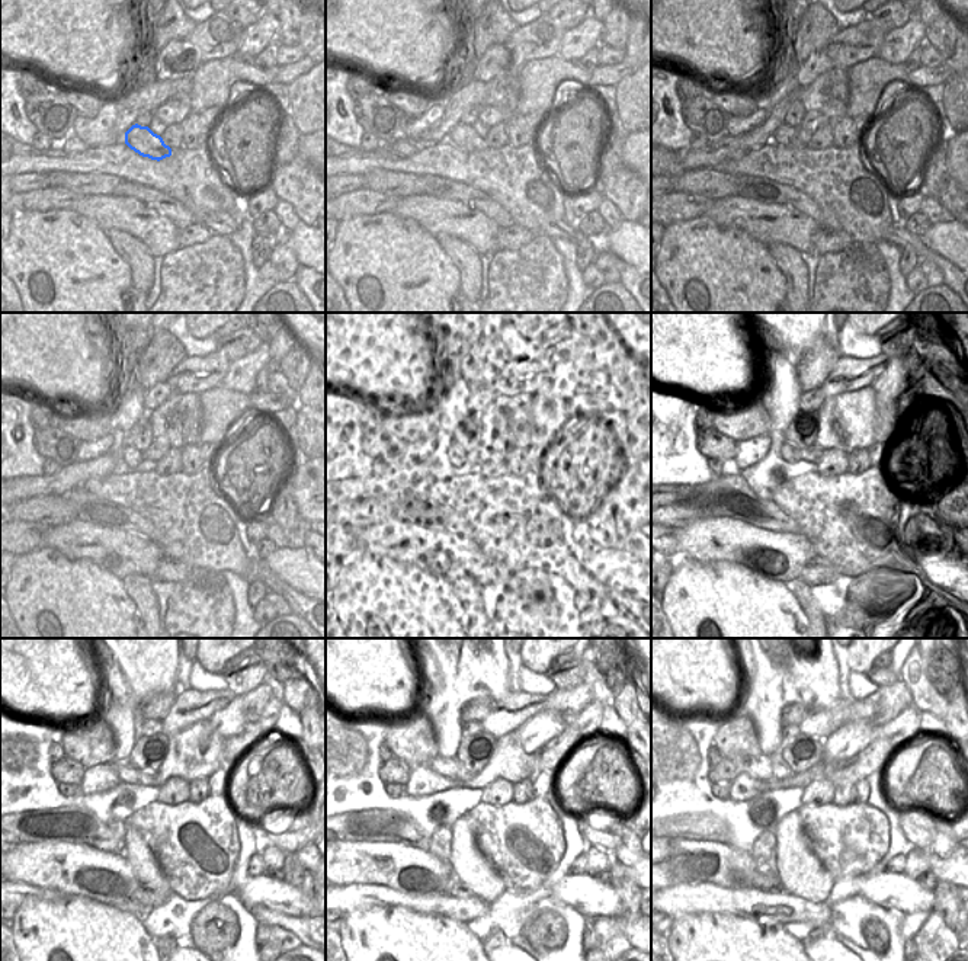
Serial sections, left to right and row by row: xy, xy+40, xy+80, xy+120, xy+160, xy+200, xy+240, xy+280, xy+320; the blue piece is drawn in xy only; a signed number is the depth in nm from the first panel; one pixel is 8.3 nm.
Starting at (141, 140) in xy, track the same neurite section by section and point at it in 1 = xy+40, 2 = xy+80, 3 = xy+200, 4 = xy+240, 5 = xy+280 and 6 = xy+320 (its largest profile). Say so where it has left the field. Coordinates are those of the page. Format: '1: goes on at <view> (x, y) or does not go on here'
1: goes on at xy+40 (464, 137)
2: goes on at xy+80 (787, 135)
3: goes on at xy+200 (787, 449)
4: goes on at xy+240 (128, 774)
5: goes on at xy+280 (446, 768)
6: goes on at xy+320 (759, 766)

